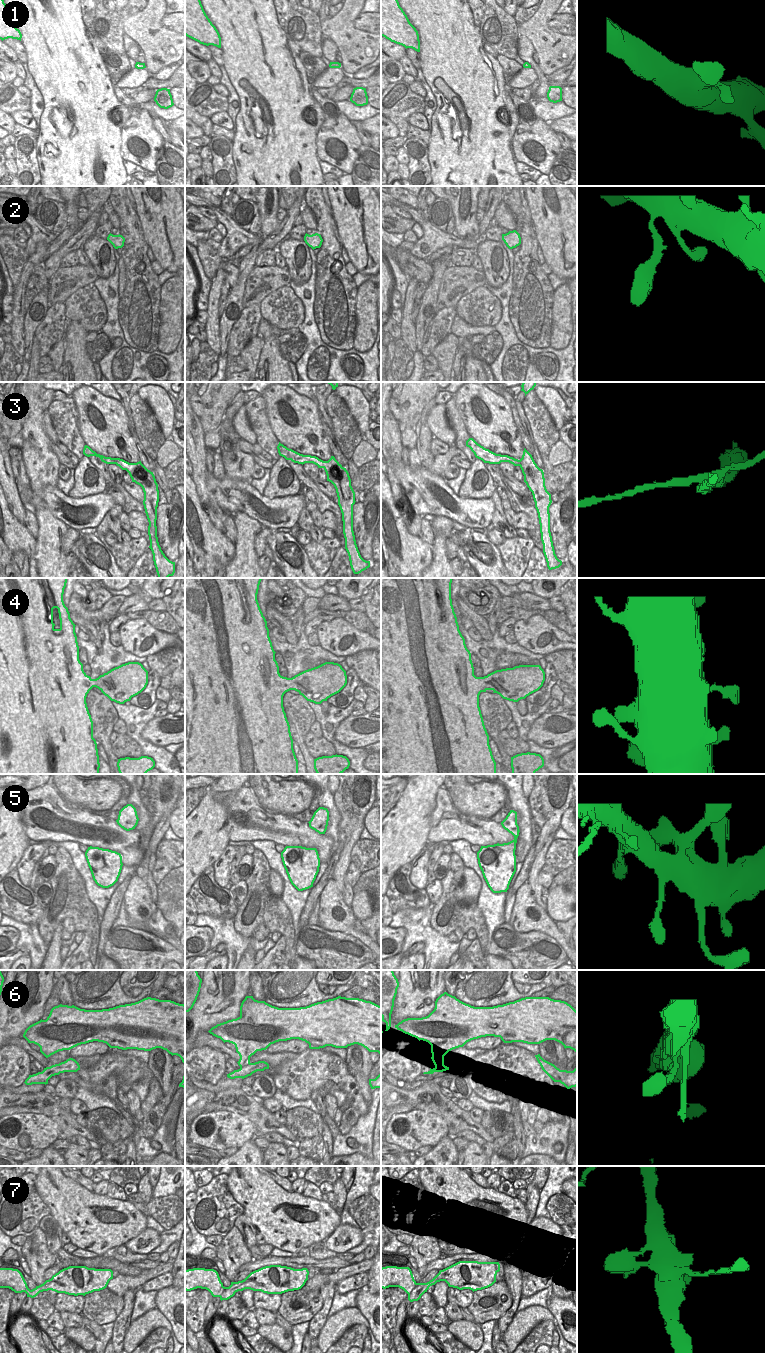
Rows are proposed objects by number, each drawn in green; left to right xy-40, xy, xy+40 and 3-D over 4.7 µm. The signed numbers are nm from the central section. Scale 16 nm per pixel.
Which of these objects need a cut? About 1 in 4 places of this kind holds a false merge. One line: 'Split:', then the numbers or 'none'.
Split: 3

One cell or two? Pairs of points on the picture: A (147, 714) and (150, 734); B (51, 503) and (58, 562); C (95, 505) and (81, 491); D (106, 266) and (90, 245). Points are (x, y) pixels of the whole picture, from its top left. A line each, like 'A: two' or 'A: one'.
A: two
B: two
C: two
D: one

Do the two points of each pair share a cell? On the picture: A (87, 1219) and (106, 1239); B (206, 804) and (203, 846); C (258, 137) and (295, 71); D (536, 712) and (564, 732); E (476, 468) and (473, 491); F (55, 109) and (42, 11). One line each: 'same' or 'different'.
A: same
B: same
C: same
D: different
E: same
F: same

